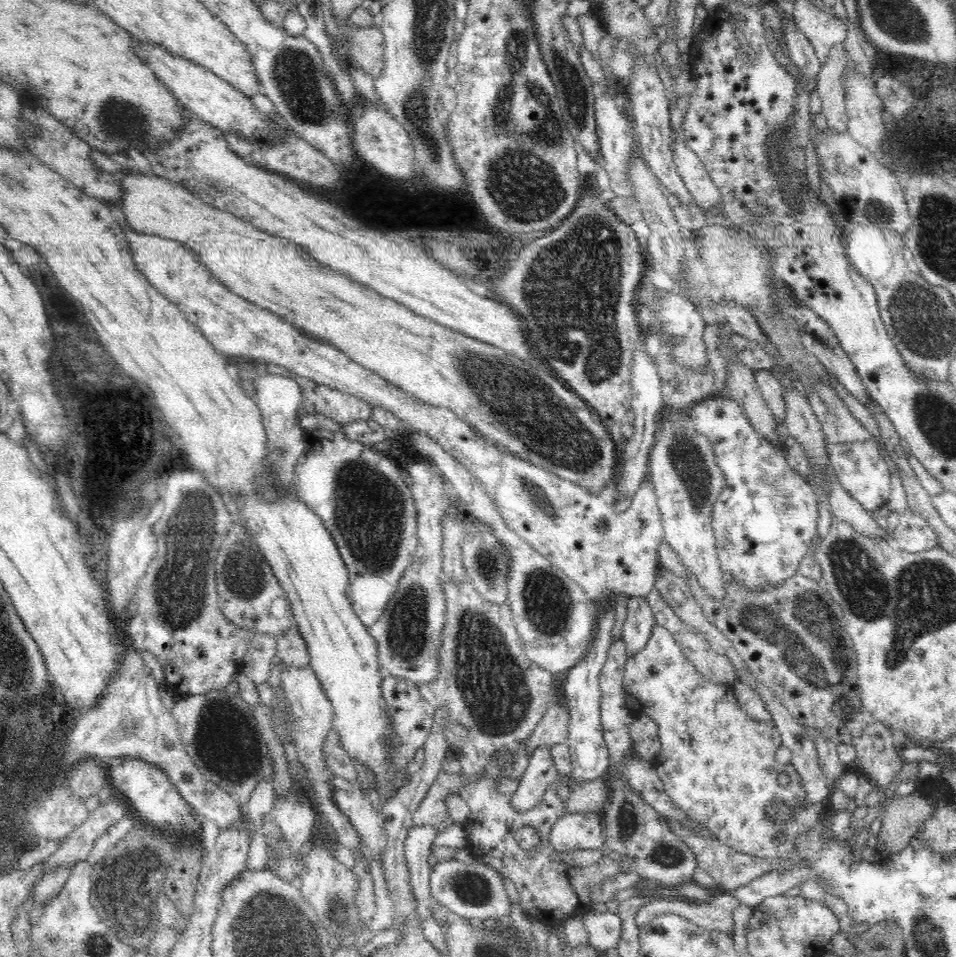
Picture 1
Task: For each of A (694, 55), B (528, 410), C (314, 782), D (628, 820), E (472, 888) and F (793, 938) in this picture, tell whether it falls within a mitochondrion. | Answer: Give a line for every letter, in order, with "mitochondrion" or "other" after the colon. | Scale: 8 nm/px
A: other
B: mitochondrion
C: other
D: mitochondrion
E: mitochondrion
F: other

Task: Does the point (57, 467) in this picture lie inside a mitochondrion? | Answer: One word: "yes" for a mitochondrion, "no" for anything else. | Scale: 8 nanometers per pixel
no

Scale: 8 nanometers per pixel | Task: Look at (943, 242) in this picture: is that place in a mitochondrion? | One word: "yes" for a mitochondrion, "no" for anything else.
yes

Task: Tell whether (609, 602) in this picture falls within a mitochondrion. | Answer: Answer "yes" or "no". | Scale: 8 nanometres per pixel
no

